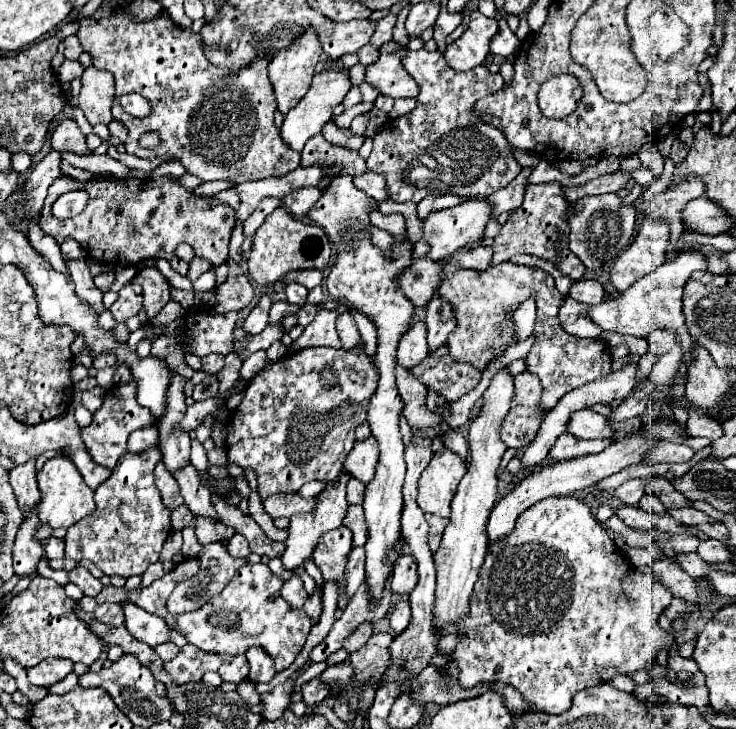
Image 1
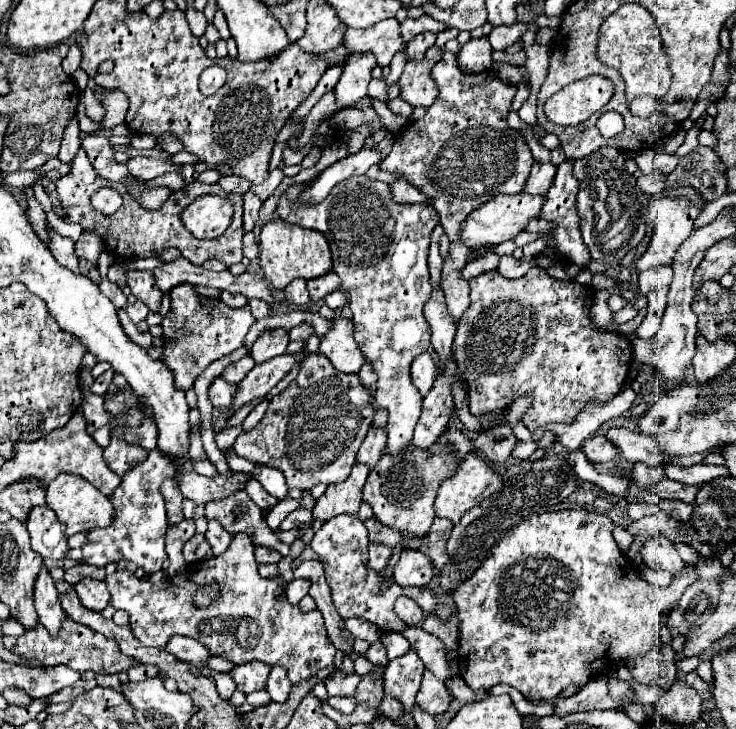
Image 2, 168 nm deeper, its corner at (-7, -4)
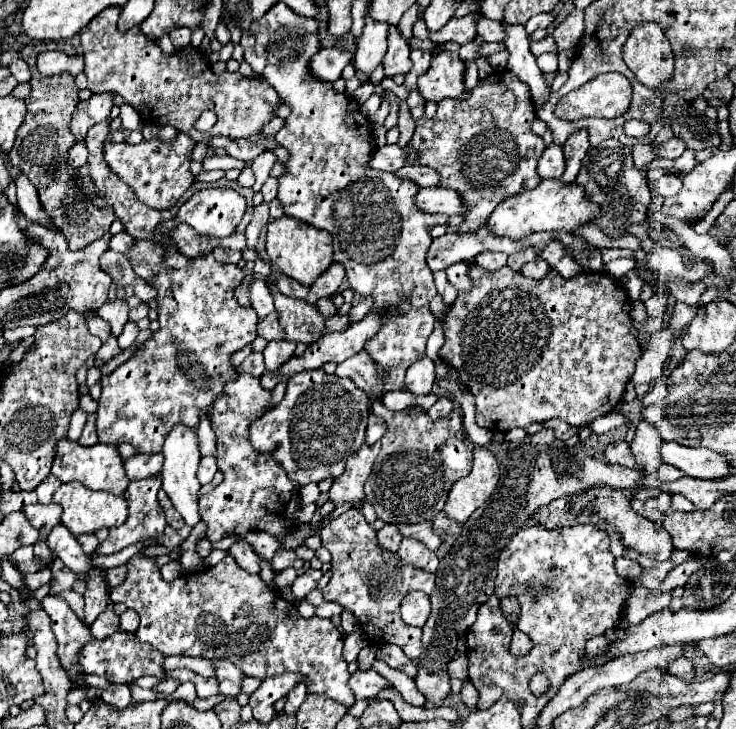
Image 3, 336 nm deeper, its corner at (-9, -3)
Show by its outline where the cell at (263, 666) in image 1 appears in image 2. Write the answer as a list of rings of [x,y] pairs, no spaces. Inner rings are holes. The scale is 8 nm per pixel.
[[[271,667],[271,675],[267,681],[267,693],[275,703],[285,703],[291,693],[291,681],[287,679],[287,671],[283,667]]]

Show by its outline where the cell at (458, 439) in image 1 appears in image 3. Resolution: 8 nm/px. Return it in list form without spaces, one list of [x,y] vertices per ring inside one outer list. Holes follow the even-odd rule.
[[[423,358],[421,362],[415,362],[413,366],[409,366],[407,376],[405,376],[405,384],[407,390],[413,394],[427,394],[431,392],[433,384],[435,384],[435,366],[429,358]]]

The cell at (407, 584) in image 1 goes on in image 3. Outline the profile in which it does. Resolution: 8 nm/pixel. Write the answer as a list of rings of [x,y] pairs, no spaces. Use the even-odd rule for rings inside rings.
[[[403,538],[397,554],[401,556],[401,560],[405,564],[415,566],[415,568],[425,570],[425,572],[435,572],[437,564],[439,564],[439,558],[437,558],[437,554],[433,550],[425,548],[421,542],[411,540],[411,538]]]

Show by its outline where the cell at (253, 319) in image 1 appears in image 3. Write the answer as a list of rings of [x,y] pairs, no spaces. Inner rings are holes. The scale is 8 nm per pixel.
[[[271,340],[263,350],[265,368],[267,370],[277,370],[277,366],[281,366],[281,362],[285,362],[285,358],[291,358],[293,352],[295,352],[295,342]]]

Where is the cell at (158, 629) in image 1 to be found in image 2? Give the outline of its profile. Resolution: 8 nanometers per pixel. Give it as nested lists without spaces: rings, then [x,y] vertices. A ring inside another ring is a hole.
[[[175,635],[169,641],[167,651],[173,653],[175,657],[179,657],[181,661],[189,661],[197,667],[207,667],[207,661],[211,657],[211,653],[199,641],[189,639],[189,637],[179,637],[179,635]]]

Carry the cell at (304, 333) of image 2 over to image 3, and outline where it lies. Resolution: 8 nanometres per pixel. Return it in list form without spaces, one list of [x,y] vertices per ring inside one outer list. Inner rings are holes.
[[[333,316],[325,318],[325,332],[339,332],[349,328],[349,318],[347,316]]]

